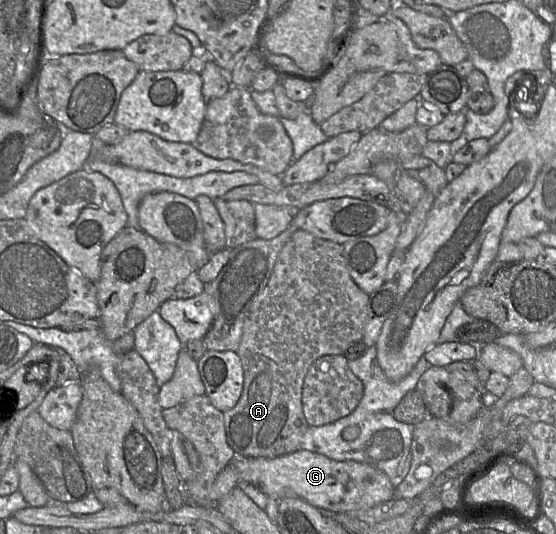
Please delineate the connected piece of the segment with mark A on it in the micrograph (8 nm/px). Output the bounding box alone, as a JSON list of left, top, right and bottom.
[223,230,369,458]

